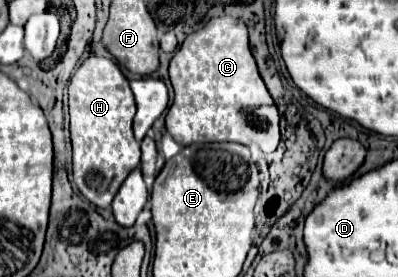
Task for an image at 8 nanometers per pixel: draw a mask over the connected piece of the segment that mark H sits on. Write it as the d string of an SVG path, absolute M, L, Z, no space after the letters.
M91 55L87 57L75 75L69 81L69 115L71 115L71 145L73 145L73 181L77 189L97 207L109 207L115 193L119 191L125 177L140 164L140 142L133 137L133 115L135 115L135 99L129 89L129 81L121 73L119 65L113 59Z

